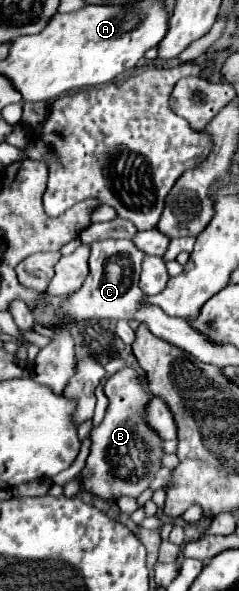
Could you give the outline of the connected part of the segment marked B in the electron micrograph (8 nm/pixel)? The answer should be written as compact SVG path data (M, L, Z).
M124 367L114 375L106 377L104 393L108 397L108 409L104 421L92 429L92 447L86 459L86 467L80 471L78 481L82 489L98 499L116 501L118 497L138 497L148 489L156 471L162 467L162 439L154 435L154 429L148 427L144 419L144 409L152 399L146 385L138 379L138 373L132 367Z

